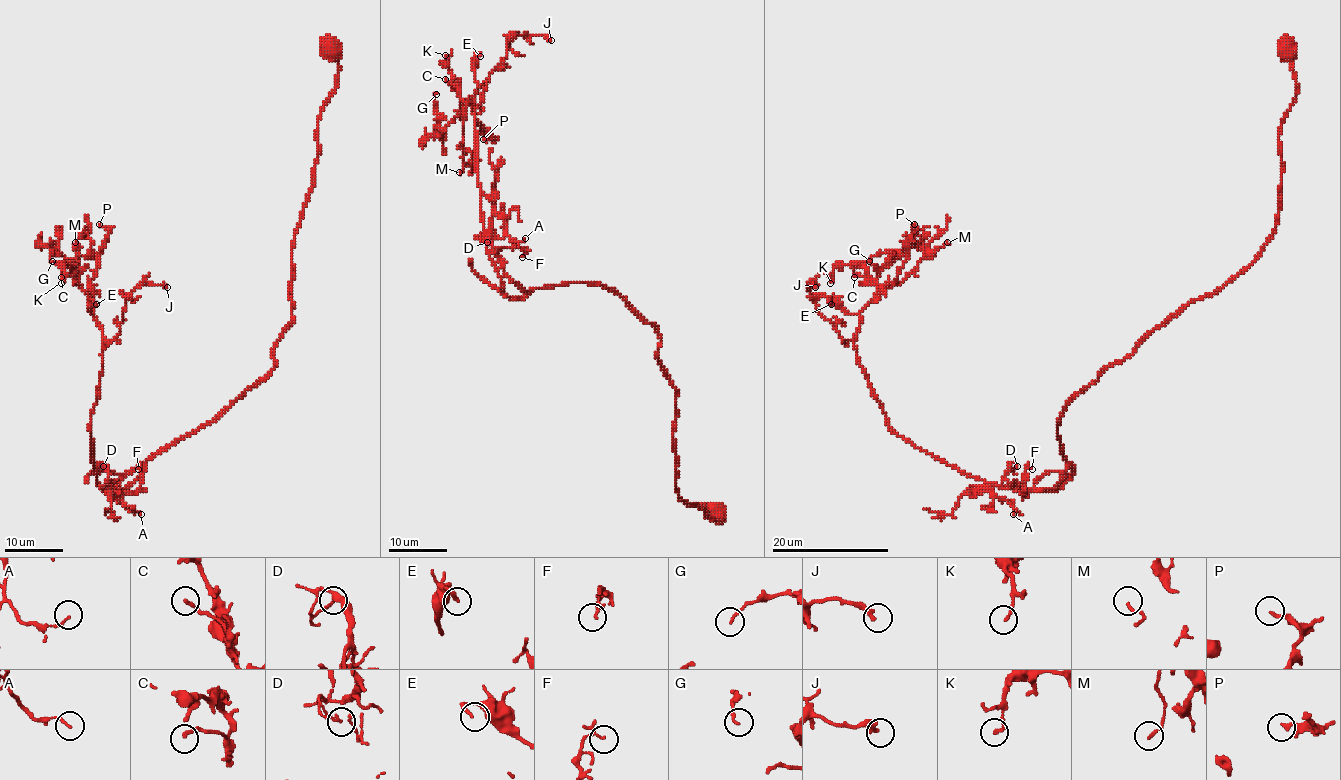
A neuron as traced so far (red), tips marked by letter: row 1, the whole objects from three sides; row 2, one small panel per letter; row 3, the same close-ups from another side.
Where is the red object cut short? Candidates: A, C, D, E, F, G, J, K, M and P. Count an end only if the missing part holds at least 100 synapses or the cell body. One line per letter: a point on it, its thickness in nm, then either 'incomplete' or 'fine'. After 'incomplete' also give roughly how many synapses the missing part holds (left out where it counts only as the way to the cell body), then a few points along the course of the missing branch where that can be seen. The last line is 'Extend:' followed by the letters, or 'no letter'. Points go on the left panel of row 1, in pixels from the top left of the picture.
A: (141, 514) | 110 nm | fine
C: (61, 277) | 180 nm | fine
D: (103, 466) | 130 nm | fine
E: (96, 304) | 180 nm | fine
F: (138, 469) | 160 nm | fine
G: (52, 261) | 150 nm | fine
J: (167, 287) | 280 nm | fine
K: (61, 283) | 160 nm | fine
M: (75, 242) | 130 nm | fine
P: (99, 224) | 140 nm | fine
Extend: no letter

